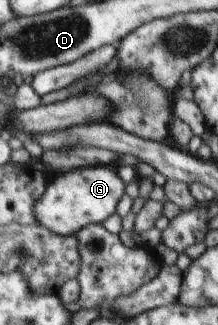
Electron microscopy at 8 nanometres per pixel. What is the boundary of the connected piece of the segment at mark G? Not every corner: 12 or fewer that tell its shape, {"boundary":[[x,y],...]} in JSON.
{"boundary":[[110,166],[60,173],[34,204],[48,231],[74,235],[116,213]]}

